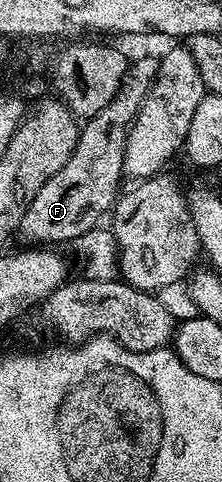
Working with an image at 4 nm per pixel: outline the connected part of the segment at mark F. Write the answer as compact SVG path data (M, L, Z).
M156 55L134 59L130 63L115 98L111 98L109 105L103 110L99 110L99 114L88 117L80 125L77 145L71 158L67 158L67 166L63 166L63 170L59 170L59 174L55 174L55 178L47 178L47 182L43 182L43 190L39 190L39 194L35 194L35 202L31 202L31 206L27 206L27 214L23 214L23 222L19 229L20 235L23 234L27 239L34 240L33 244L37 246L57 246L53 244L63 244L67 240L74 242L81 235L87 234L92 228L96 228L102 223L101 215L104 212L106 215L119 199L117 187L120 186L121 180L123 181L125 146L129 137L129 128L133 124L134 118L137 117L137 111L141 109L141 103L145 95L148 94L149 87L153 85L153 79L157 73L157 62Z

